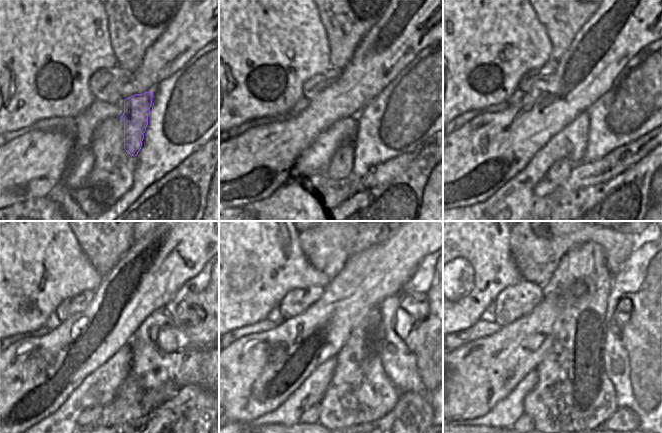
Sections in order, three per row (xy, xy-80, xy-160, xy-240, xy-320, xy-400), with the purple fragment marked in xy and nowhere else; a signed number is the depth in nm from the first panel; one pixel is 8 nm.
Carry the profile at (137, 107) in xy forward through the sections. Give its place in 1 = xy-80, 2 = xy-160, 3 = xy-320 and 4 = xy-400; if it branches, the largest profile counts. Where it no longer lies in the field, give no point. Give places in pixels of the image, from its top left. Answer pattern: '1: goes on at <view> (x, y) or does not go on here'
1: goes on at xy-80 (339, 168)
2: goes on at xy-160 (560, 170)
3: goes on at xy-320 (310, 416)
4: goes on at xy-400 (524, 424)

